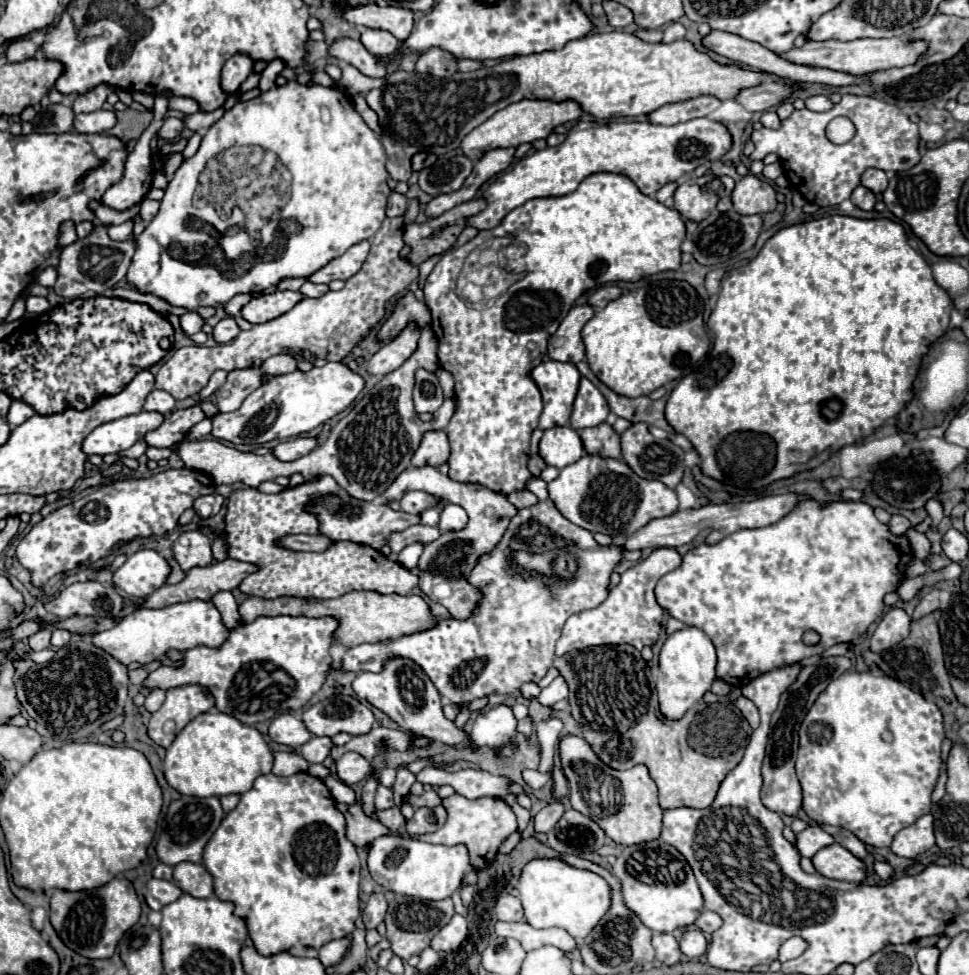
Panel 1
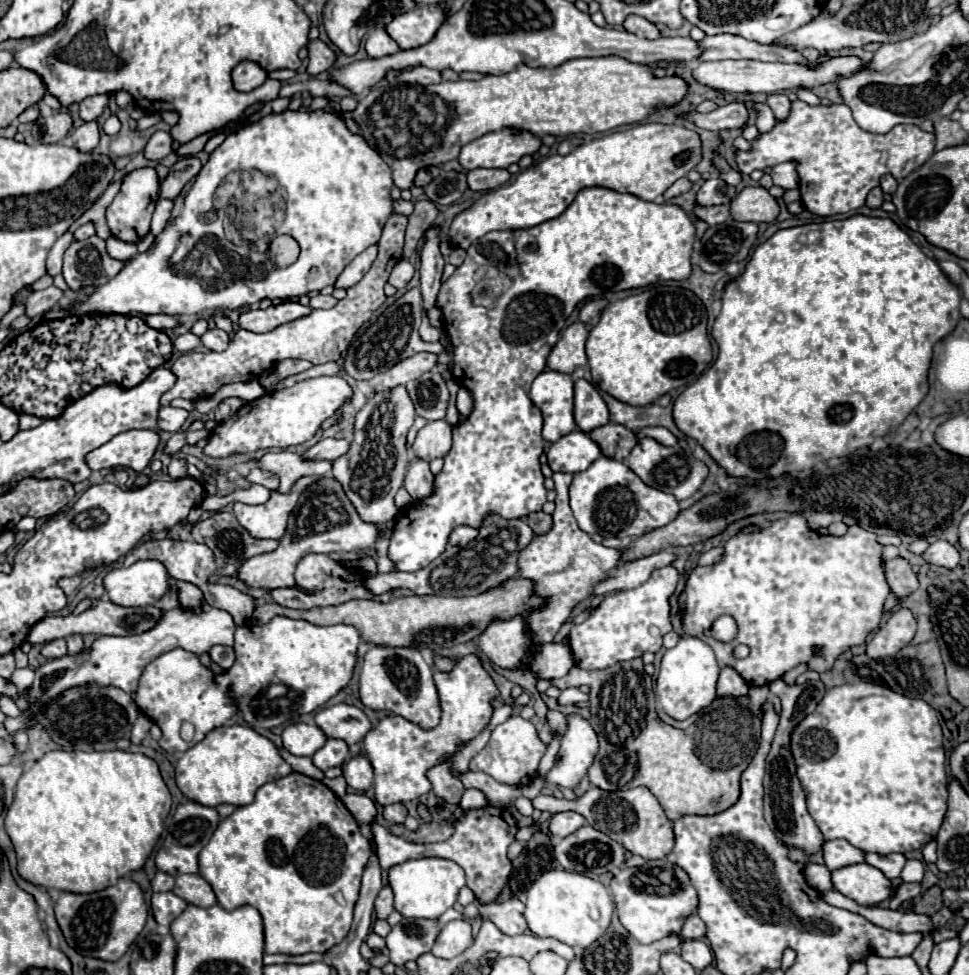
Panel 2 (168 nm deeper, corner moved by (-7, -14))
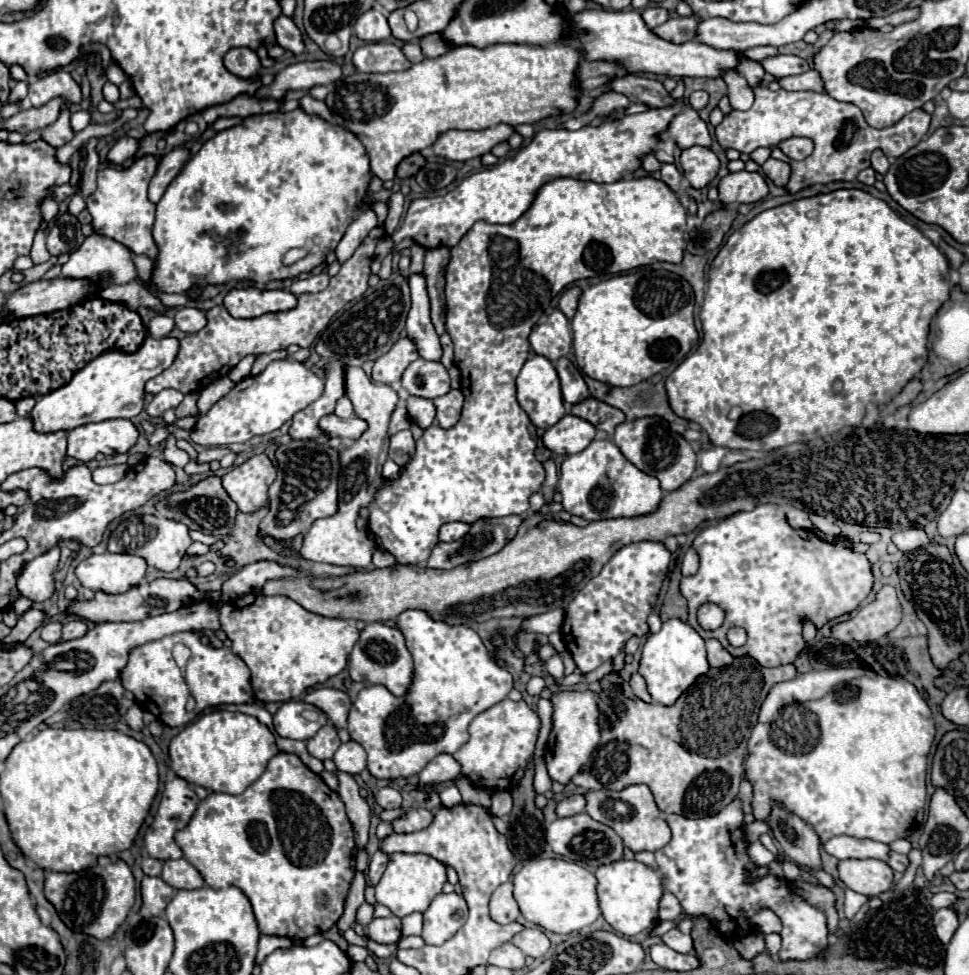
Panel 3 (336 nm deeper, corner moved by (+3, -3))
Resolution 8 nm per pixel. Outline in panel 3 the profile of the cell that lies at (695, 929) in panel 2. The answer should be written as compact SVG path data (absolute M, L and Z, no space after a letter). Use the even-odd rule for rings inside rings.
M664 892L660 900L660 920L678 920L682 916L680 902L670 892Z

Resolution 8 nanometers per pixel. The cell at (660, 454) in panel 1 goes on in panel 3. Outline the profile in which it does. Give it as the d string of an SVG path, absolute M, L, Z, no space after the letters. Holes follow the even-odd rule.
M640 418L634 422L620 424L614 434L614 444L636 468L658 478L662 490L666 492L680 488L680 484L688 482L696 470L696 454L690 444L680 434L672 432L668 424L660 418Z

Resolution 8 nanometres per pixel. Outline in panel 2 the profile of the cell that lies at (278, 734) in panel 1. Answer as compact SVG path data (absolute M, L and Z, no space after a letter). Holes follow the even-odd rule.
M292 723L282 731L282 743L292 755L312 757L324 743L326 735L318 725L308 723Z

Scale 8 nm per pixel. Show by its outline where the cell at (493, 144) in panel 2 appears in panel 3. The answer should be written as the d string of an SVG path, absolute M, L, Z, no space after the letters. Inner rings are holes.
M498 124L486 130L448 130L432 146L446 160L470 160L488 154L496 144L506 142L516 130L508 124Z

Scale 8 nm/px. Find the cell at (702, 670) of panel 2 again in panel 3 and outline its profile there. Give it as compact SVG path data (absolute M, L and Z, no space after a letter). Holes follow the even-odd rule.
M666 620L658 634L648 634L646 644L642 646L642 660L640 660L640 674L648 684L648 692L654 702L672 706L692 684L698 676L708 672L706 660L706 646L698 632L682 620Z

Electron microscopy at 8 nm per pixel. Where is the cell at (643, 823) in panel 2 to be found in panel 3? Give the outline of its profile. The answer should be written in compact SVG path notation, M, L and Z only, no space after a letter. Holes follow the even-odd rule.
M630 784L620 792L616 792L616 790L588 790L584 794L584 798L586 798L586 812L594 820L608 824L632 852L640 852L640 850L656 852L664 844L668 844L670 828L668 828L666 820L660 818L662 812L658 810L654 796L646 784Z

